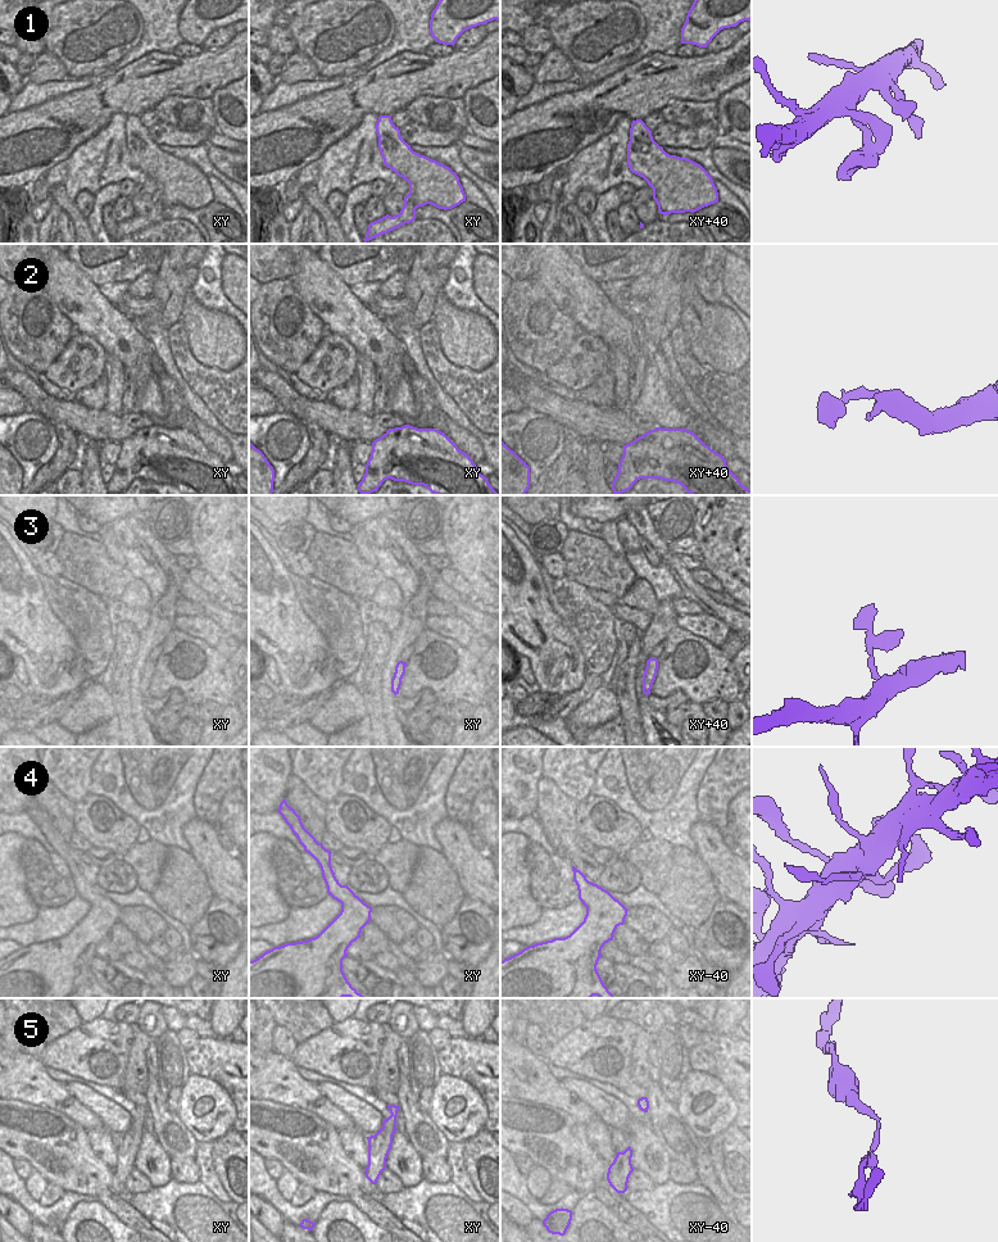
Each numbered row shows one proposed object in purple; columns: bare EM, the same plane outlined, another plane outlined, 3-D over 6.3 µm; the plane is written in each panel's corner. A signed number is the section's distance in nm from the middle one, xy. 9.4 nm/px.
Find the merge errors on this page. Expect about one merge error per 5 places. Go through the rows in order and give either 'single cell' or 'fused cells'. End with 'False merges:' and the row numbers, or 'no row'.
1: single cell
2: fused cells
3: single cell
4: single cell
5: single cell
False merges: 2

